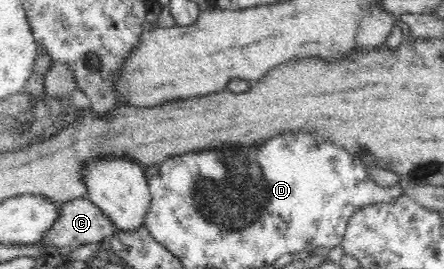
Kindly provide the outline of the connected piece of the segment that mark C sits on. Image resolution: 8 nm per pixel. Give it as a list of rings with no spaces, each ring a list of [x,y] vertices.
[[[84,197],[59,205],[58,219],[53,228],[45,232],[42,243],[60,249],[77,248],[83,244],[101,244],[115,232],[115,224],[110,218]]]

